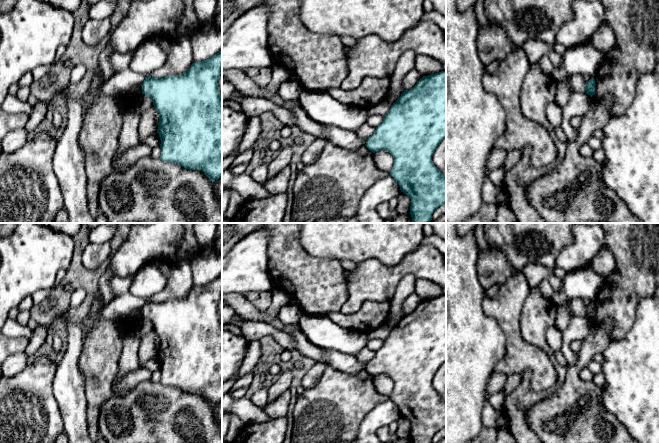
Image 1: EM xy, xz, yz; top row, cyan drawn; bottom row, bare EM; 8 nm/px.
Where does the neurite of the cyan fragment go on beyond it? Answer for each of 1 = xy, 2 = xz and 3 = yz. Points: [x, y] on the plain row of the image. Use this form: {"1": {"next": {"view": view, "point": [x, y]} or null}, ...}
{"1": {"next": null}, "2": {"next": null}, "3": {"next": null}}

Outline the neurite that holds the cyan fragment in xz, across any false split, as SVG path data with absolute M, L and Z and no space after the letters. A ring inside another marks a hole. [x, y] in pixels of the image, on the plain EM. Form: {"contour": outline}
{"contour": "M446 295L423 300L417 308L404 314L401 320L391 330L382 347L376 351L365 370L373 377L385 374L394 382L394 388L389 398L398 407L401 416L411 423L410 439L412 443L432 443L433 436L446 428L446 400L434 389L432 380L439 367L446 362Z"}

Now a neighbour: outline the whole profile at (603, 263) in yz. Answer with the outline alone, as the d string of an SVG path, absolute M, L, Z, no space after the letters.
M604 246L594 256L591 263L593 270L603 277L610 275L614 271L615 266L616 264L613 254Z

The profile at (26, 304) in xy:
M26 296L18 305L19 311L30 311L34 305L32 296Z

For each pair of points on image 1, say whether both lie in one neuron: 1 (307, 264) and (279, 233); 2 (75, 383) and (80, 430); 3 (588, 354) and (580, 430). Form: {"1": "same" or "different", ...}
{"1": "same", "2": "same", "3": "same"}

